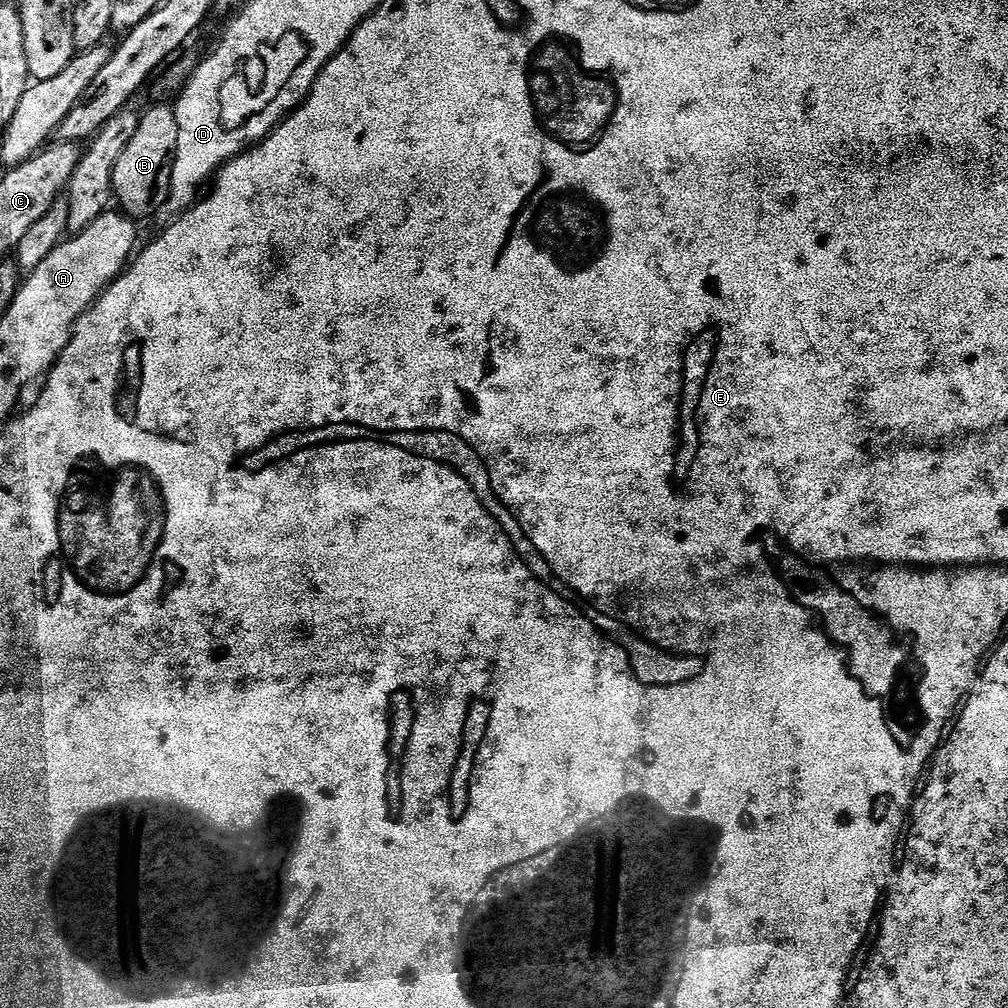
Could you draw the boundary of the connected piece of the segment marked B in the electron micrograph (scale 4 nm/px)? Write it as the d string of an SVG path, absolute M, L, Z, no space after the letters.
M160 102L157 108L152 108L147 113L141 115L138 122L138 130L134 130L134 138L126 142L126 150L122 150L122 155L118 157L118 162L114 166L112 175L112 195L119 211L129 218L136 216L148 216L152 211L159 209L163 205L168 194L168 183L172 173L172 159L176 156L176 143L178 142L178 118L167 103Z

